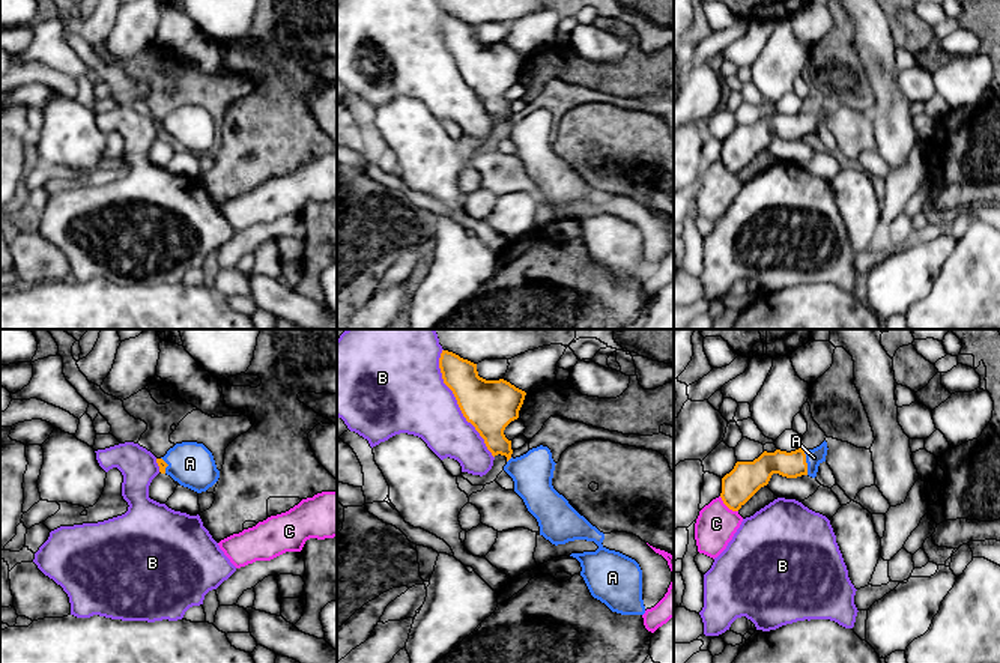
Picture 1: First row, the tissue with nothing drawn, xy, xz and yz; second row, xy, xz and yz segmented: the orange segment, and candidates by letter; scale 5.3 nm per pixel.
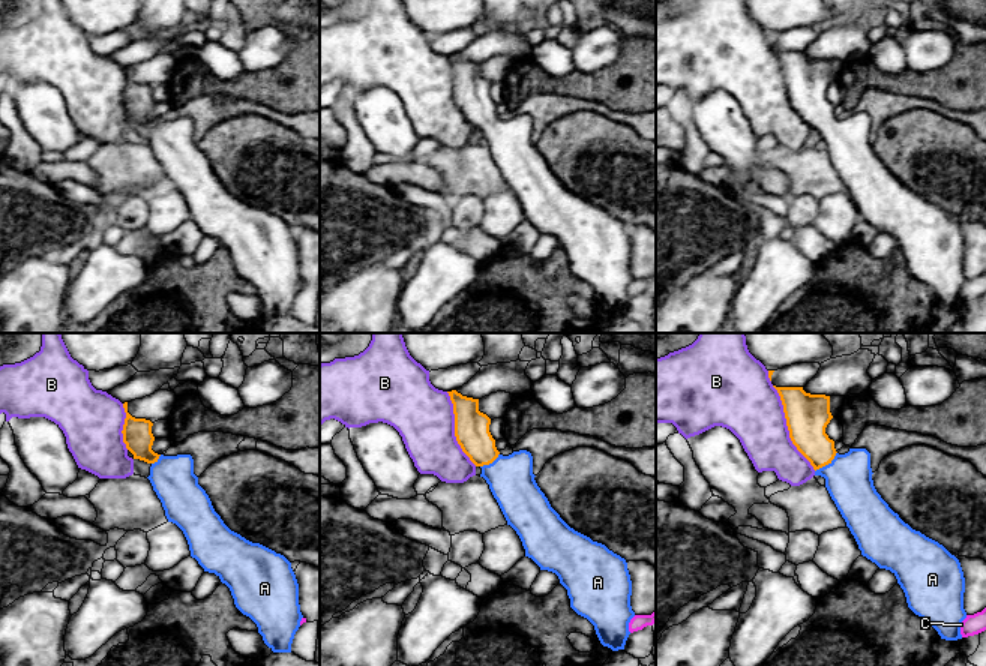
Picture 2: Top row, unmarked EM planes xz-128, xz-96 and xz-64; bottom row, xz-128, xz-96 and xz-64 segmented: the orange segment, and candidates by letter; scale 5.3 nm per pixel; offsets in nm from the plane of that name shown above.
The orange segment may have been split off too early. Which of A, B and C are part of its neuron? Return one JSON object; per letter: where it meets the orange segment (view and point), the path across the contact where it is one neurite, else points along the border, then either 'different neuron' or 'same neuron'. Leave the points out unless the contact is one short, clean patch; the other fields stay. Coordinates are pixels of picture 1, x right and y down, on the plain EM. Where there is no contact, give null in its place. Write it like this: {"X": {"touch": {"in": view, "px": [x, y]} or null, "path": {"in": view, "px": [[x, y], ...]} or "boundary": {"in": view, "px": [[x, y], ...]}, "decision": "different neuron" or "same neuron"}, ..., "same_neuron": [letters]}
{"A": {"touch": {"in": "yz", "px": [806, 127]}, "path": {"in": "yz", "px": [[791, 128], [806, 127], [814, 121]]}, "decision": "same neuron"}, "B": {"touch": {"in": "xz", "px": [457, 66]}, "decision": "different neuron"}, "C": {"touch": {"in": "yz", "px": [728, 170]}, "decision": "different neuron"}, "same_neuron": ["A"]}

